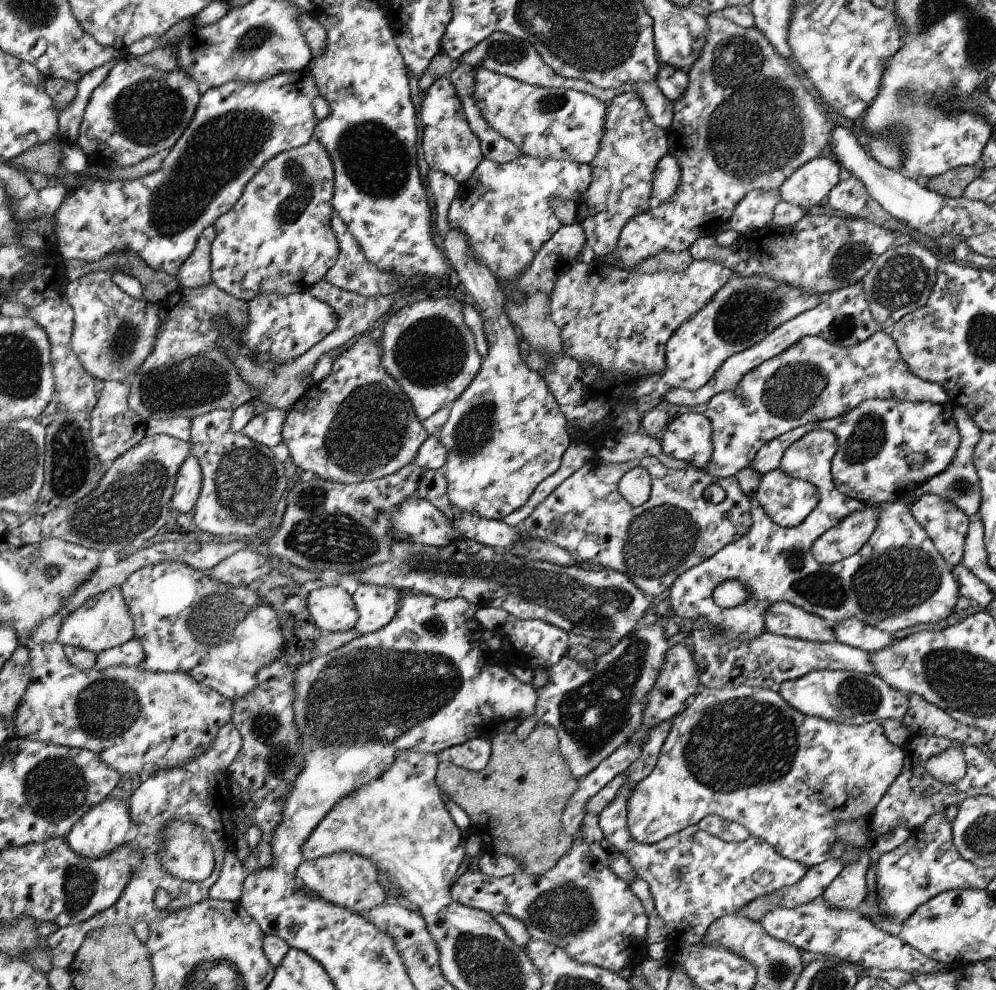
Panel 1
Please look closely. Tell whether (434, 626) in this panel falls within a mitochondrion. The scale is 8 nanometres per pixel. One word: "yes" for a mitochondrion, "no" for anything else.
yes

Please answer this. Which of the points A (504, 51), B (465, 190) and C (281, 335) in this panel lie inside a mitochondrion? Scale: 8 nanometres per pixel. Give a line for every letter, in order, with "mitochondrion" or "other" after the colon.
A: mitochondrion
B: other
C: other

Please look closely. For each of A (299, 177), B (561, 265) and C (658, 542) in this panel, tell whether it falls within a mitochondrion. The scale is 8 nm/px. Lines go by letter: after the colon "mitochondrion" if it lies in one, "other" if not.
A: mitochondrion
B: other
C: mitochondrion

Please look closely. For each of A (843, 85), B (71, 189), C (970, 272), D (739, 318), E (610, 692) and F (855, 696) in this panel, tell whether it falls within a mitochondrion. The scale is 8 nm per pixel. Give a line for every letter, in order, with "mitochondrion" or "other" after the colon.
A: mitochondrion
B: other
C: other
D: mitochondrion
E: mitochondrion
F: mitochondrion

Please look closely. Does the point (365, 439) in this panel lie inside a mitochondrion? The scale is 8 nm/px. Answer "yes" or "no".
yes

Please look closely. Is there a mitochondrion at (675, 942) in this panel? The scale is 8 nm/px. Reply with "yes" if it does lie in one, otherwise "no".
no

